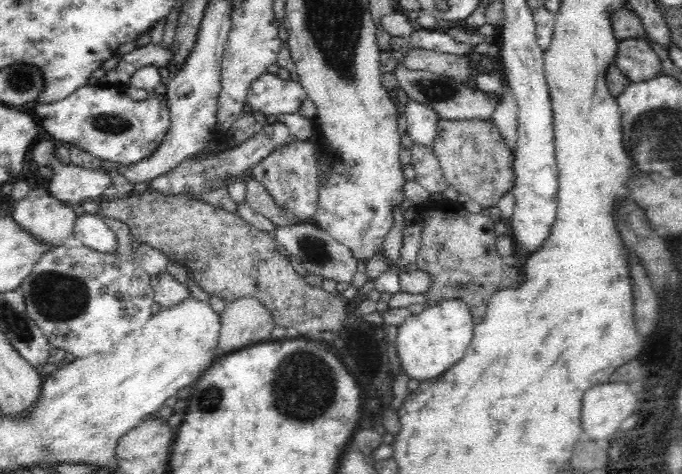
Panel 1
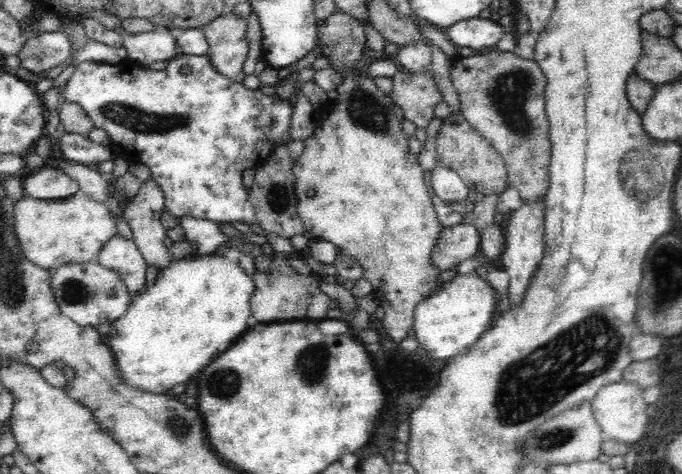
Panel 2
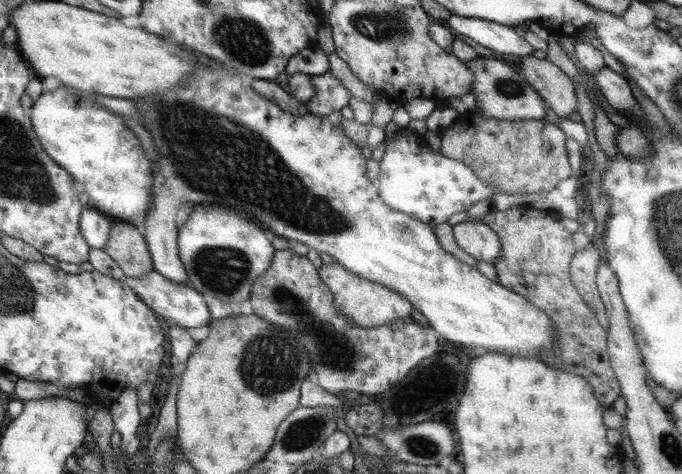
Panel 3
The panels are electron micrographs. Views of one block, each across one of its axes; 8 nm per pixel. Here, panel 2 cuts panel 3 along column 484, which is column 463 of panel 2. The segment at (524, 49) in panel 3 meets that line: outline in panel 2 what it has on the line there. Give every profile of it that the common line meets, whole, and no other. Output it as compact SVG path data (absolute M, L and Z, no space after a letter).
M487 14L460 20L443 31L457 48L466 46L480 51L495 46L505 33L500 23L489 19Z

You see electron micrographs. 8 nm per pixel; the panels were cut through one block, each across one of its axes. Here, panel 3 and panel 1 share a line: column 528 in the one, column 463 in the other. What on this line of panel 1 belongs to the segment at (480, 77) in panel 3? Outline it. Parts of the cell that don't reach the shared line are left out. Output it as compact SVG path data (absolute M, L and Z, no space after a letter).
M398 60L393 70L399 88L414 102L421 102L433 108L438 117L443 120L486 120L494 122L494 109L499 103L499 98L493 94L486 94L478 87L471 87L466 81L452 80L446 76L438 76L428 70L410 70Z

